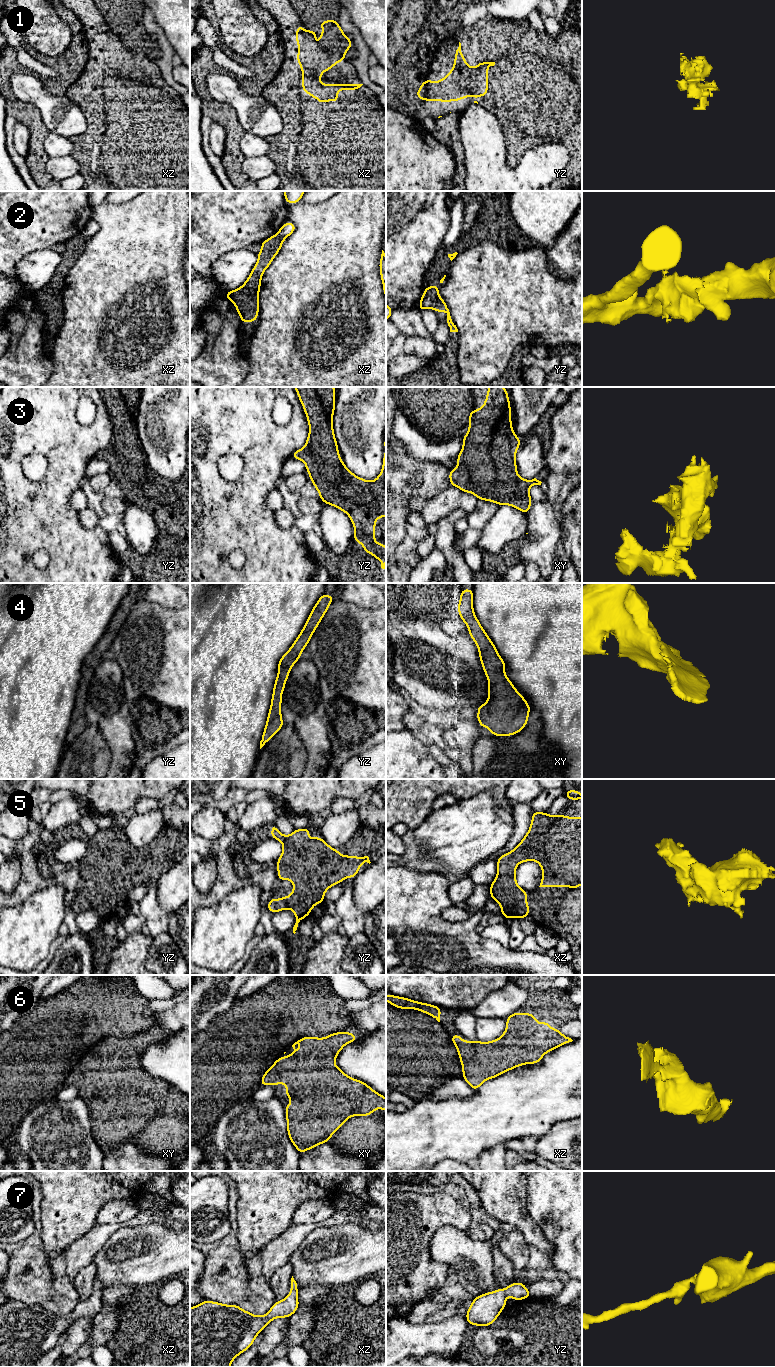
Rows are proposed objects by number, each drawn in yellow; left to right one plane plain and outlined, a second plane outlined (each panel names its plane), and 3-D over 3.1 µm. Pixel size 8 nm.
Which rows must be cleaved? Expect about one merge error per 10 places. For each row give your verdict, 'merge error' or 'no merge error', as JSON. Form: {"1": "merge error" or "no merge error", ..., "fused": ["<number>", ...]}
{"1": "no merge error", "2": "no merge error", "3": "no merge error", "4": "no merge error", "5": "no merge error", "6": "no merge error", "7": "no merge error", "fused": []}

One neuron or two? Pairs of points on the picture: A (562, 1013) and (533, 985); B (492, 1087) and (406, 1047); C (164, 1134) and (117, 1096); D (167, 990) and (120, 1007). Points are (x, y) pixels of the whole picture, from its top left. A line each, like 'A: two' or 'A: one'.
A: one
B: two
C: one
D: two

